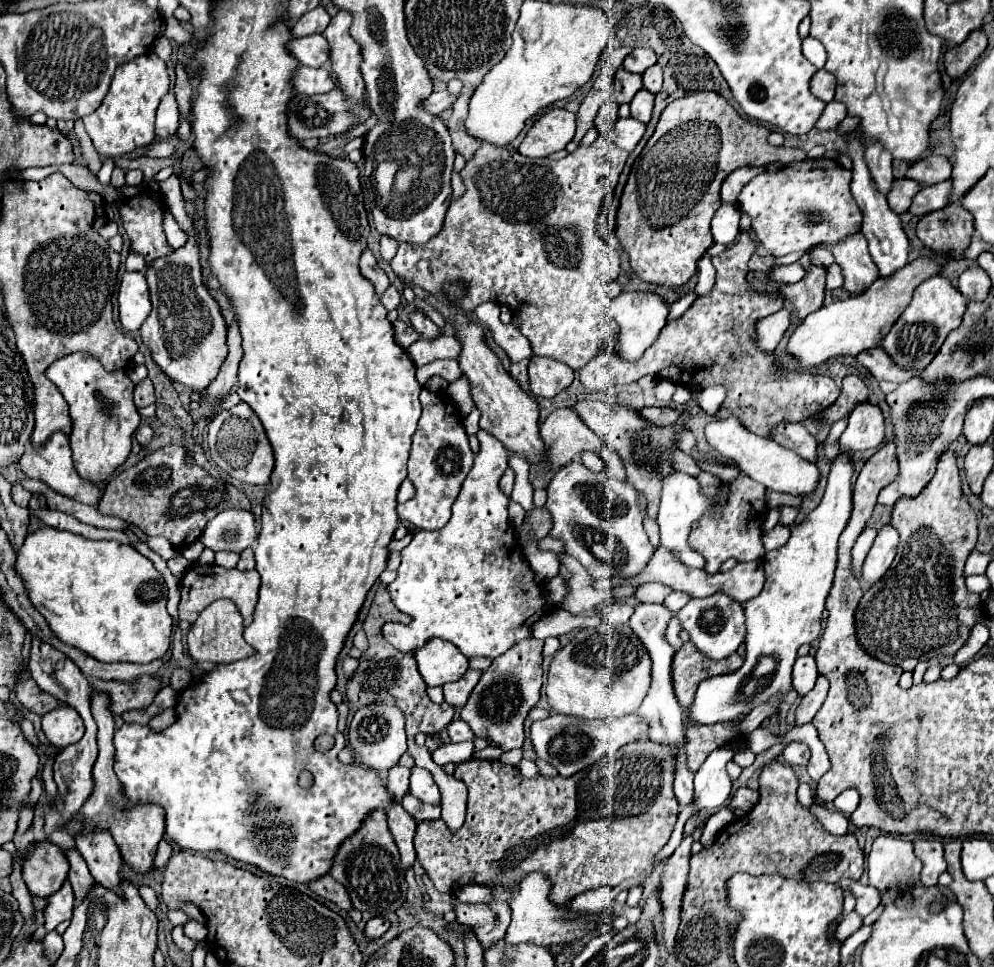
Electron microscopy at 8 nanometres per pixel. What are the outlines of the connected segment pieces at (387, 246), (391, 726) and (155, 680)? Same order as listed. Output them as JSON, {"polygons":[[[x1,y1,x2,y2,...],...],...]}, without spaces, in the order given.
{"polygons":[[[381,235,381,257,385,259,385,261,389,261,393,255,395,255,395,245,397,245,397,241,395,239,391,239,391,237,387,237,387,235]],[[367,705,359,709,347,727,347,745,353,751,357,763,373,771,391,769,407,751,405,741,405,717,399,713,399,709,387,705]],[[139,677,131,683,91,679,91,685,111,697,111,711,117,715,131,709,147,709,153,703,155,693,161,689,159,677]]]}

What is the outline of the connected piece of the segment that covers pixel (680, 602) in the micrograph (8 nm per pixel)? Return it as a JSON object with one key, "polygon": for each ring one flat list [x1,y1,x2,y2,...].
{"polygon":[[673,591,673,593,665,599,665,605,667,605,673,613,677,613,683,605,689,603,689,599,691,599,691,595,687,595,687,593,683,593,683,591]]}

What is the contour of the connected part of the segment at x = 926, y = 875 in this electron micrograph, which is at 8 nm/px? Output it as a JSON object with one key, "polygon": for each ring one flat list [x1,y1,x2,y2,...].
{"polygon":[[917,839,915,855,923,861,923,873,921,873,923,885,927,887,937,885,939,875,947,869,947,861,943,857,943,843,939,839]]}

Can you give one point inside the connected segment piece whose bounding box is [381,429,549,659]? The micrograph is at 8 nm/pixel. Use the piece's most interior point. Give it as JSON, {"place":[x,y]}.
{"place":[463,583]}

